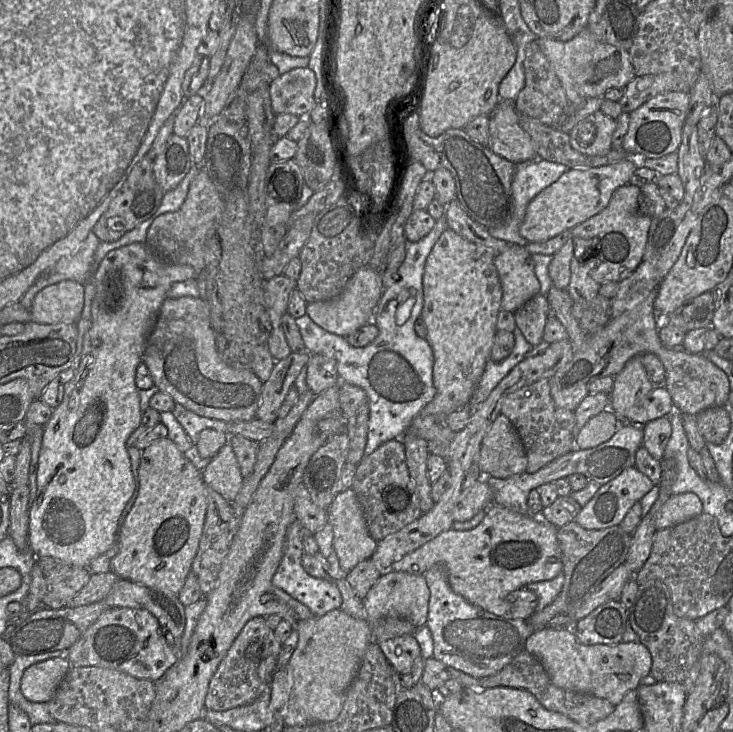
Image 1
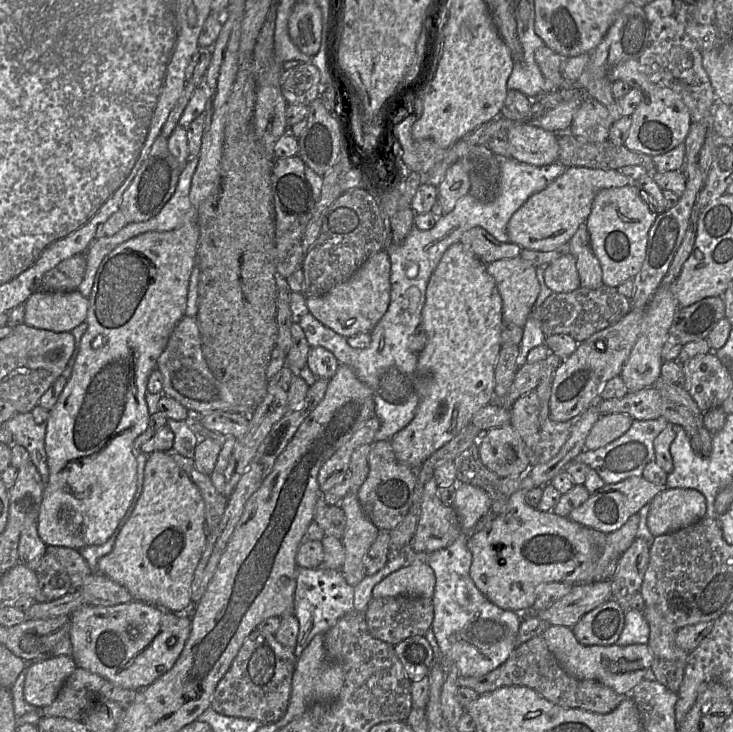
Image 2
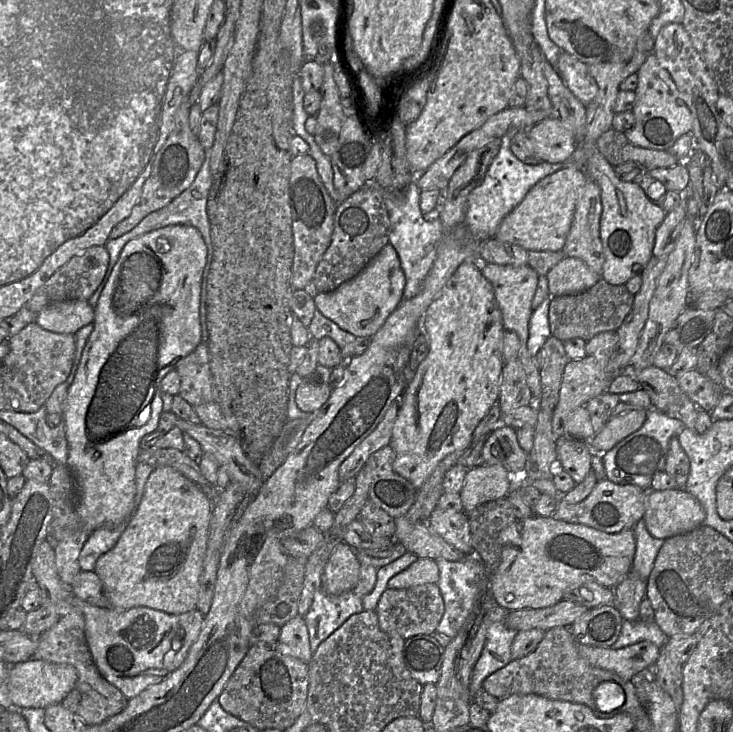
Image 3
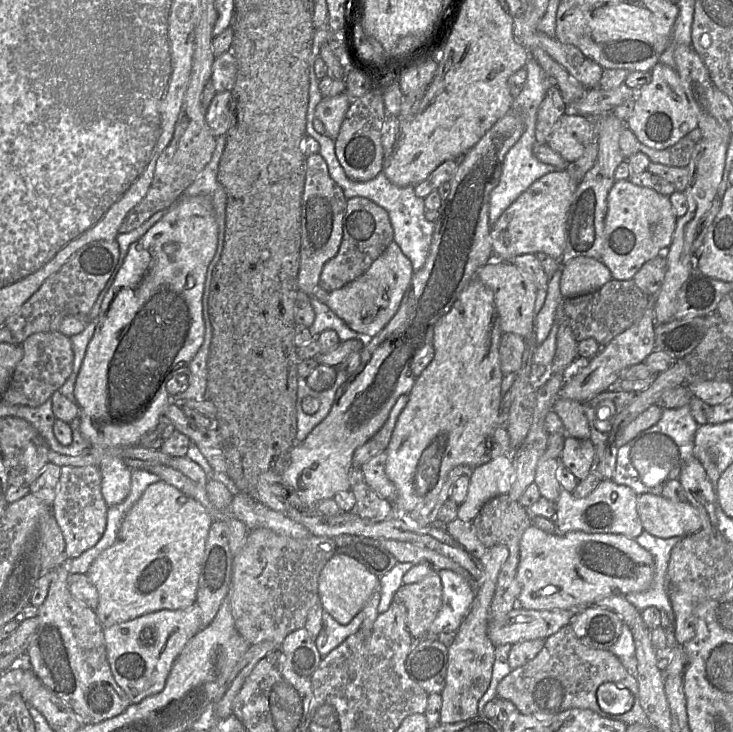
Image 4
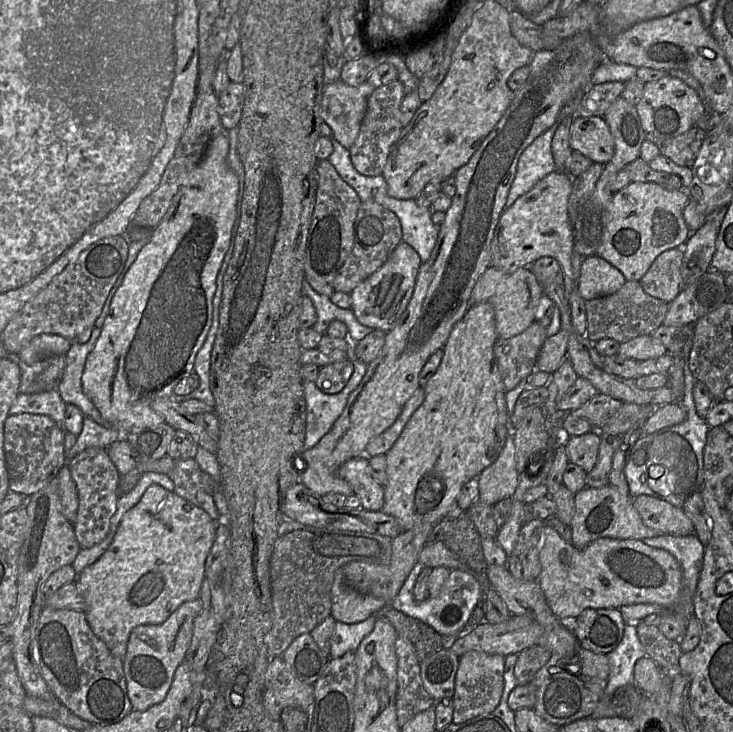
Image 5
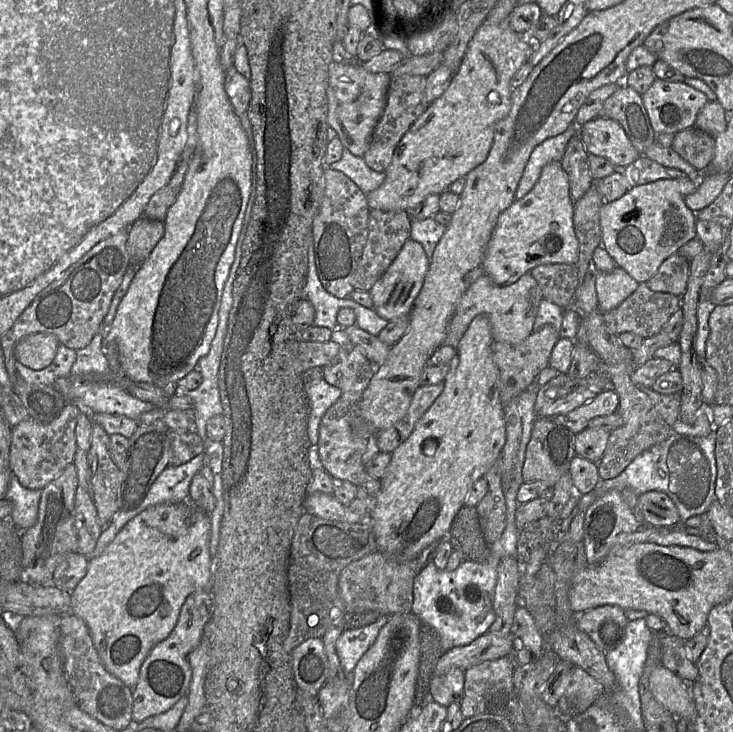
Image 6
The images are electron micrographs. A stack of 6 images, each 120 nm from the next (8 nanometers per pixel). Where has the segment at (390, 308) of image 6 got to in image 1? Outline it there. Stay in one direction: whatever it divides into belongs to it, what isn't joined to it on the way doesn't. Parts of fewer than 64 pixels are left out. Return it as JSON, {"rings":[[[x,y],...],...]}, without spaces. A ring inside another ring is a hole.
{"rings":[[[365,265],[350,277],[344,289],[337,297],[327,301],[308,303],[306,315],[324,330],[347,337],[362,326],[373,323],[382,293],[383,282],[381,272]]]}

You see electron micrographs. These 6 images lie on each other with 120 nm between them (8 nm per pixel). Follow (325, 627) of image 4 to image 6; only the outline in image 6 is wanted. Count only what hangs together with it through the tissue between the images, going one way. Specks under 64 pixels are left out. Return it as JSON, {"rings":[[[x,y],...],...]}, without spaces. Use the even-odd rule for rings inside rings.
{"rings":[[[382,615],[374,623],[362,628],[344,628],[336,641],[336,653],[344,673],[352,674],[360,658],[375,642],[380,629],[391,615]]]}

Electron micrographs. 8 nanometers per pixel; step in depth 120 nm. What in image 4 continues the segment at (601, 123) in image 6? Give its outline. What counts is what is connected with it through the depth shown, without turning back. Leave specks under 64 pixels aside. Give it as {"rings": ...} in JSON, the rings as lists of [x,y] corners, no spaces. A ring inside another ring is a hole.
{"rings":[[[564,114],[555,123],[547,145],[565,160],[580,158],[595,137],[595,126],[589,117]]]}

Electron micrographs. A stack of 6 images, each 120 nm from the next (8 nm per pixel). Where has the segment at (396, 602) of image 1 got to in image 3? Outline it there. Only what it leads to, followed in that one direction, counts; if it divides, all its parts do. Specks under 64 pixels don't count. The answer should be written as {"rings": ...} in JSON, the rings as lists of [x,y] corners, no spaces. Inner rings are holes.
{"rings":[[[418,558],[409,567],[393,576],[387,583],[389,589],[404,589],[439,581],[439,568],[434,559]]]}

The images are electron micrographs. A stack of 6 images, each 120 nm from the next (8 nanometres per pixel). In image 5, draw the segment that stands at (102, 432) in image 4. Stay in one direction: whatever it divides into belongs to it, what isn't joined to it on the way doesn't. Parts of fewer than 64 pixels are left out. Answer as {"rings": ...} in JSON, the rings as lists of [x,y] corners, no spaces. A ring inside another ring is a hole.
{"rings":[[[225,130],[221,131],[210,141],[202,159],[181,184],[166,214],[156,227],[152,229],[151,237],[126,272],[111,300],[109,313],[101,328],[101,334],[86,359],[81,377],[83,392],[97,408],[102,418],[110,424],[110,428],[117,430],[122,436],[127,436],[132,432],[155,428],[165,422],[165,419],[151,408],[151,401],[154,397],[171,393],[171,390],[182,377],[194,372],[193,368],[196,355],[203,346],[211,327],[213,298],[217,287],[216,277],[224,261],[225,254],[229,249],[231,239],[234,238],[238,227],[240,182],[238,176],[228,164],[229,148],[229,137]]]}

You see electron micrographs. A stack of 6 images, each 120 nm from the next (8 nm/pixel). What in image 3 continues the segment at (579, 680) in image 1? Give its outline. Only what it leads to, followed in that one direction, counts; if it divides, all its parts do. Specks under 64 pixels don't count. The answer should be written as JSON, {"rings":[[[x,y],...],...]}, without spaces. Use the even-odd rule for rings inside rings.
{"rings":[[[576,640],[579,655],[590,664],[616,673],[624,680],[632,678],[655,663],[660,647],[643,640],[621,649],[583,645]]]}

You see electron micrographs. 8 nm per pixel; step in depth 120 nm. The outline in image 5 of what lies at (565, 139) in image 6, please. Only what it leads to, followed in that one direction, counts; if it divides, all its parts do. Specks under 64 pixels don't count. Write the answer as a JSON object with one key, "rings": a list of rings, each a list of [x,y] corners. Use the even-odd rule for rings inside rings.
{"rings":[[[581,96],[578,100],[571,104],[566,104],[560,112],[559,118],[556,123],[550,127],[548,130],[540,134],[521,154],[517,164],[517,170],[515,178],[510,187],[507,200],[505,203],[505,209],[510,208],[512,204],[523,194],[530,191],[535,184],[544,178],[549,173],[556,171],[556,164],[552,155],[551,143],[554,133],[562,119],[567,116],[572,118],[576,117],[575,110],[581,101]]]}

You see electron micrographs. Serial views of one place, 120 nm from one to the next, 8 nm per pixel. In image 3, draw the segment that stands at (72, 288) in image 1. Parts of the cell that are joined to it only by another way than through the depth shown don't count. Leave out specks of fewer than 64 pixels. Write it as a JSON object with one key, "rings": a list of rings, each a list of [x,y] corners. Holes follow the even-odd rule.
{"rings":[[[65,300],[46,306],[35,323],[55,333],[74,335],[79,329],[93,322],[94,309],[87,300]]]}

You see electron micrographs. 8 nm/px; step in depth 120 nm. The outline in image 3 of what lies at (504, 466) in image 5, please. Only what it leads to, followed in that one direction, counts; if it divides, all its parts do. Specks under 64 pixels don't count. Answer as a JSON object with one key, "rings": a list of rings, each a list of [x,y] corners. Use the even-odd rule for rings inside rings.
{"rings":[[[482,464],[468,469],[460,492],[463,512],[469,514],[486,502],[506,497],[515,480],[500,464]]]}

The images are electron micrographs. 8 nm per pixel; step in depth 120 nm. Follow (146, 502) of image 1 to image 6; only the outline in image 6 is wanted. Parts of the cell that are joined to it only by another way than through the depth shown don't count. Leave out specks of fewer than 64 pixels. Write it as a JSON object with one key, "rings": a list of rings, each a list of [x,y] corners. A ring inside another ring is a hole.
{"rings":[[[183,502],[150,506],[129,520],[99,556],[89,558],[85,576],[71,591],[71,613],[80,617],[88,626],[93,644],[105,668],[131,689],[135,687],[141,665],[151,649],[166,639],[174,629],[181,607],[187,596],[197,590],[209,589],[211,579],[213,578],[213,564],[209,550],[210,530],[209,514],[203,510],[191,510]]]}

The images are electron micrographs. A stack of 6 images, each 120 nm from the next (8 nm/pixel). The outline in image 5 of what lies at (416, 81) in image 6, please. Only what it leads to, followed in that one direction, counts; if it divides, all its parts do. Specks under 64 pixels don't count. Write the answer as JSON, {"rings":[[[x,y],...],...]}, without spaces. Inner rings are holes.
{"rings":[[[398,79],[375,88],[369,96],[359,134],[349,148],[351,162],[360,174],[371,177],[382,174],[390,148],[404,128],[400,121],[400,106],[404,96],[405,87]]]}

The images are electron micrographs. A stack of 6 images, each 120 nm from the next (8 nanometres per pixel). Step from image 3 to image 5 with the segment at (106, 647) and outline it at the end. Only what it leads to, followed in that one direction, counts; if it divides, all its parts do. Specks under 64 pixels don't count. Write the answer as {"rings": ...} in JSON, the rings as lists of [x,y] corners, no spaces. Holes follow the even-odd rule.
{"rings":[[[198,598],[186,601],[163,623],[143,624],[131,631],[122,666],[132,710],[144,711],[164,700],[176,668],[185,660],[192,639],[194,619],[200,610],[201,602]]]}

